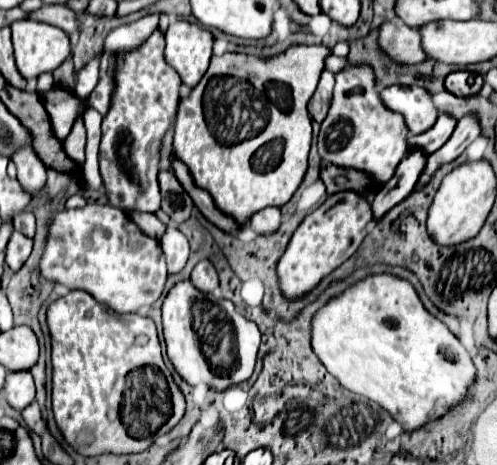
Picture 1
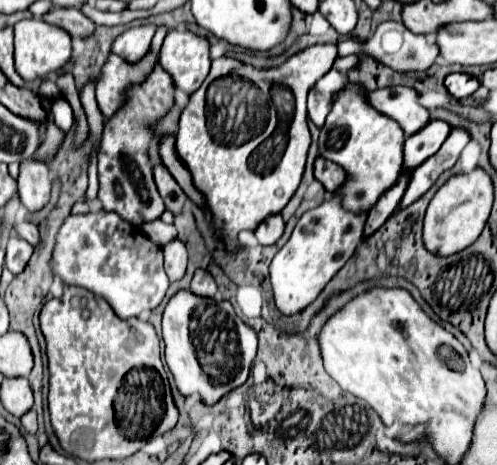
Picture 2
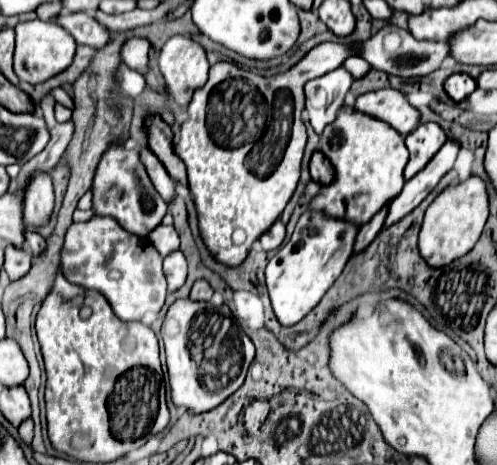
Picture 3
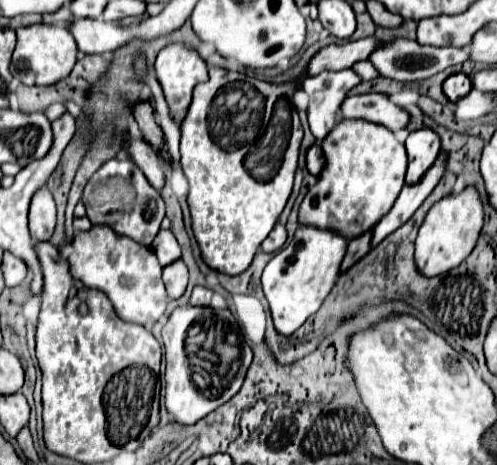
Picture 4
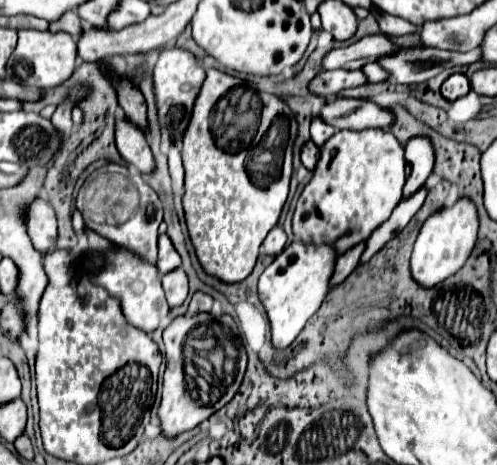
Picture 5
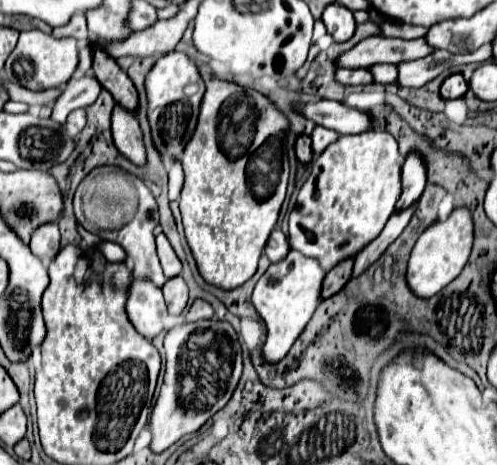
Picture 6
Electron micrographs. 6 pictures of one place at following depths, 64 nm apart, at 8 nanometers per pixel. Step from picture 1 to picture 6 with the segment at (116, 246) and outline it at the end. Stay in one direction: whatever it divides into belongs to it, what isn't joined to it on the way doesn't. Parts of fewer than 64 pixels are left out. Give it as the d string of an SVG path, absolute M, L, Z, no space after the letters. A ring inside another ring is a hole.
M132 280L126 312L132 326L148 340L156 338L164 330L164 322L160 320L168 316L162 290L156 288L152 282L142 280Z

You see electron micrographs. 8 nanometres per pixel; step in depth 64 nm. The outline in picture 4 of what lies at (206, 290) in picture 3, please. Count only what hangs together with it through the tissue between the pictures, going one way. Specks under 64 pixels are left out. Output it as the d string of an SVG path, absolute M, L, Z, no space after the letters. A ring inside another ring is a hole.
M196 286L196 288L192 290L190 304L192 304L192 306L210 306L210 298L212 298L212 290L202 288L202 286Z

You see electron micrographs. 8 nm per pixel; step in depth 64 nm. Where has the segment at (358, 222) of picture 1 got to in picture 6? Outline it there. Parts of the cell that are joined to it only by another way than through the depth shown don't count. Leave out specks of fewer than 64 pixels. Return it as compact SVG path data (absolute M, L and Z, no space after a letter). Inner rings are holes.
M290 250L282 262L272 264L258 280L252 294L252 304L266 324L266 342L262 344L264 362L276 364L276 360L282 360L292 348L292 344L298 340L316 306L320 304L320 288L324 276L326 272L320 268L318 260L306 258L300 252Z

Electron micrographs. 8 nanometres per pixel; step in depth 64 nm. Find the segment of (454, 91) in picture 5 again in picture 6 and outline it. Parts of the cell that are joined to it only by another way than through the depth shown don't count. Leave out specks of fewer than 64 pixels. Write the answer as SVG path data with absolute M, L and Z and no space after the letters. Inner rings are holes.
M452 74L452 76L448 76L448 78L442 82L442 86L440 86L440 96L442 96L444 100L462 98L462 96L466 94L466 90L468 90L468 84L466 84L464 76L462 76L462 74Z

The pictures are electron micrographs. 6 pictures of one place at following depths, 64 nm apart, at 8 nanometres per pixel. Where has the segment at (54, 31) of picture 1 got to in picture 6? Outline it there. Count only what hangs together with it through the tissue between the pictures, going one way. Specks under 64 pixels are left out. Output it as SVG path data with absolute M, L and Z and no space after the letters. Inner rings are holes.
M28 30L20 34L16 48L8 56L2 78L8 82L18 82L28 90L48 90L68 84L76 66L78 66L78 48L74 38L58 40L52 34L44 34L40 30Z

